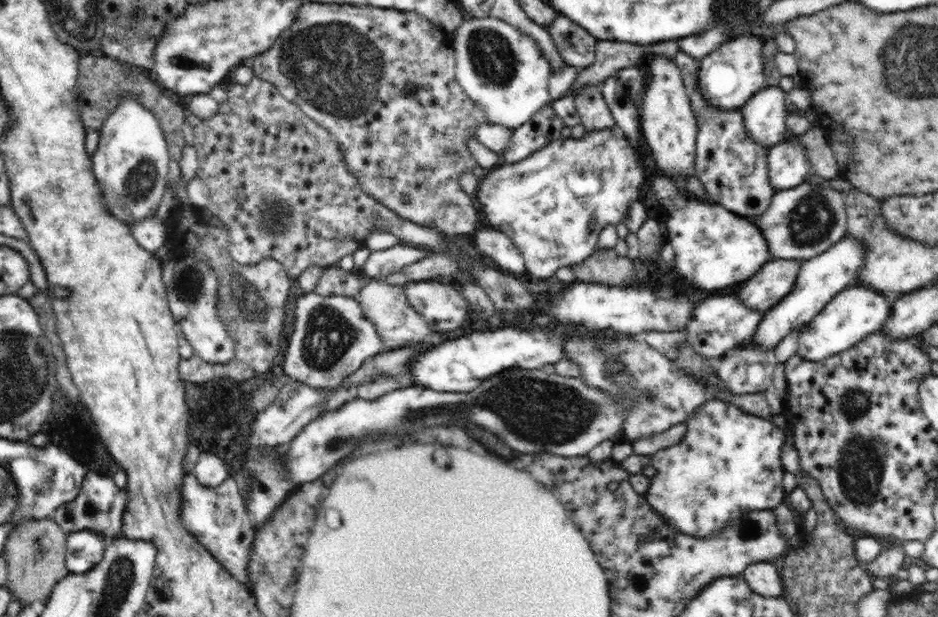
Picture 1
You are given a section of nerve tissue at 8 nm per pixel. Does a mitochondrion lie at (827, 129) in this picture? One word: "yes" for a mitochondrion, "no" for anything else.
no

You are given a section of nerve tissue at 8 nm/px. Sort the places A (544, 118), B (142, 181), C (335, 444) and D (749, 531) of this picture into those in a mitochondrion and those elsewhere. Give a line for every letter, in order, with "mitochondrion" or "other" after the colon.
A: other
B: mitochondrion
C: other
D: mitochondrion

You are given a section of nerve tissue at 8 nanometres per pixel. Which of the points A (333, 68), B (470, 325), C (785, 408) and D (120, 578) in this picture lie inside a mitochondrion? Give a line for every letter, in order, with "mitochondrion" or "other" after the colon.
A: mitochondrion
B: other
C: other
D: mitochondrion

